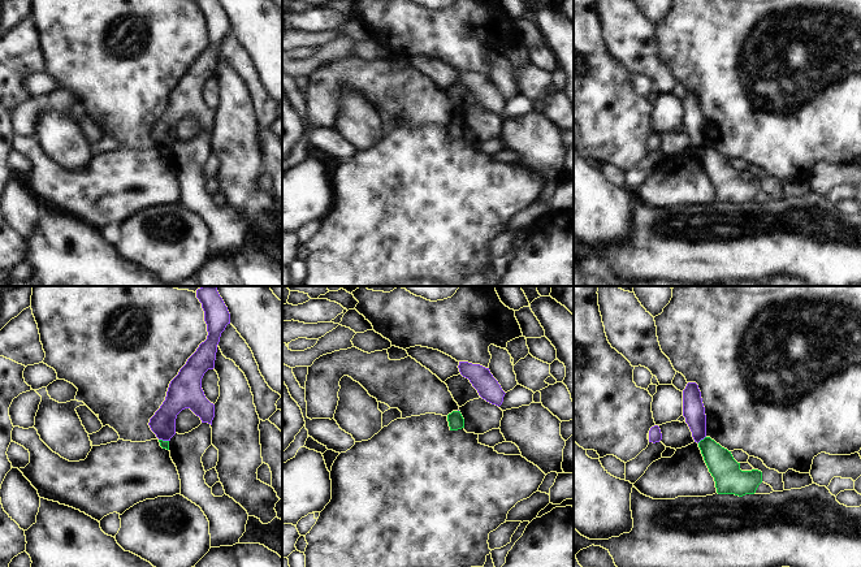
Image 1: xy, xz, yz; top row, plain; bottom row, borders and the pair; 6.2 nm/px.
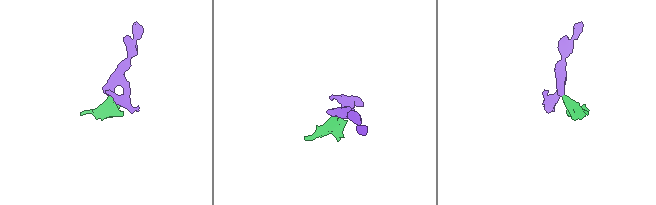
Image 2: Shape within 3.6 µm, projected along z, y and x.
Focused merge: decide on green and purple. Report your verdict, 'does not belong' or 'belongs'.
does not belong

